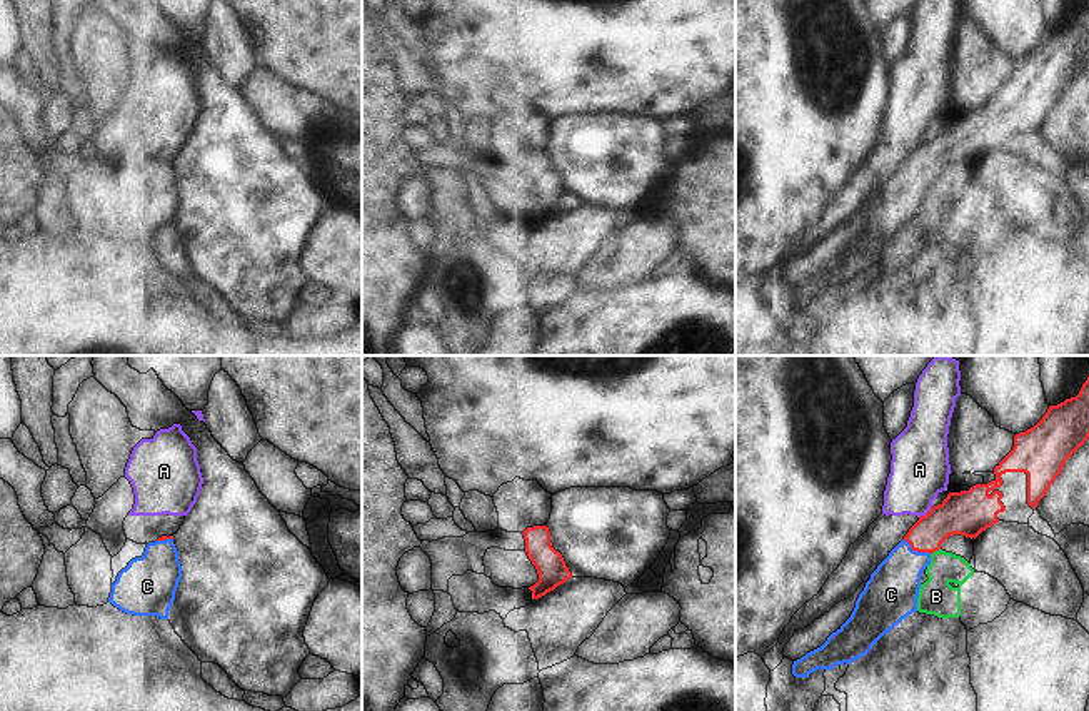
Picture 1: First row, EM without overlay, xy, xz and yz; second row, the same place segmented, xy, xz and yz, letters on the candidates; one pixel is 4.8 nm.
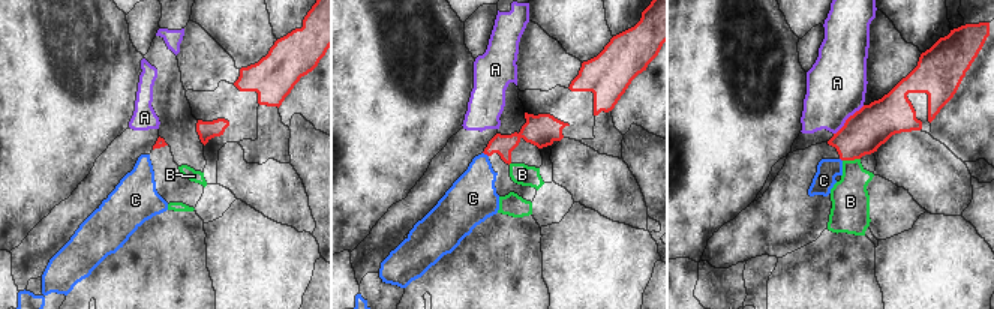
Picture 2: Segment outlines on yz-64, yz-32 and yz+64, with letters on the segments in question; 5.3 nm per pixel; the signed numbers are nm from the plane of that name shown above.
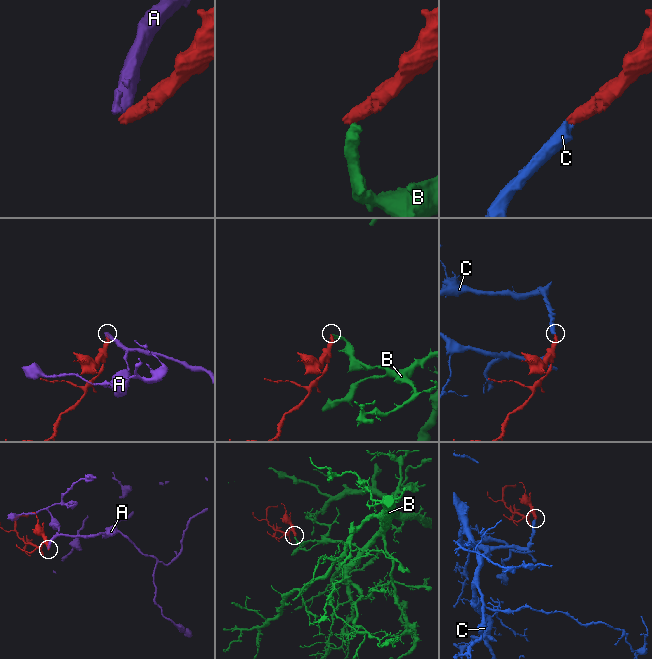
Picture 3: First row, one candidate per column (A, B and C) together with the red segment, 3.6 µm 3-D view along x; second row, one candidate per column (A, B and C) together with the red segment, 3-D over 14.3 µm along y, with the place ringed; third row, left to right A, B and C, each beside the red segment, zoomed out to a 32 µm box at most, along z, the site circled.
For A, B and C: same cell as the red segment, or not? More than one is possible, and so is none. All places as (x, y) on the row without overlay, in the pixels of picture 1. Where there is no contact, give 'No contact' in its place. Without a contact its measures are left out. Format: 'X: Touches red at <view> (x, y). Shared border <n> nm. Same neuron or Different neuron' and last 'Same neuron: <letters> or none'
A: Touches red at yz (928, 139). Shared border 90 nm. Different neuron
B: Touches red at yz (934, 177). Shared border 60 nm. Different neuron
C: Touches red at yz (916, 176). Shared border 150 nm. Same neuron
Same neuron: C

